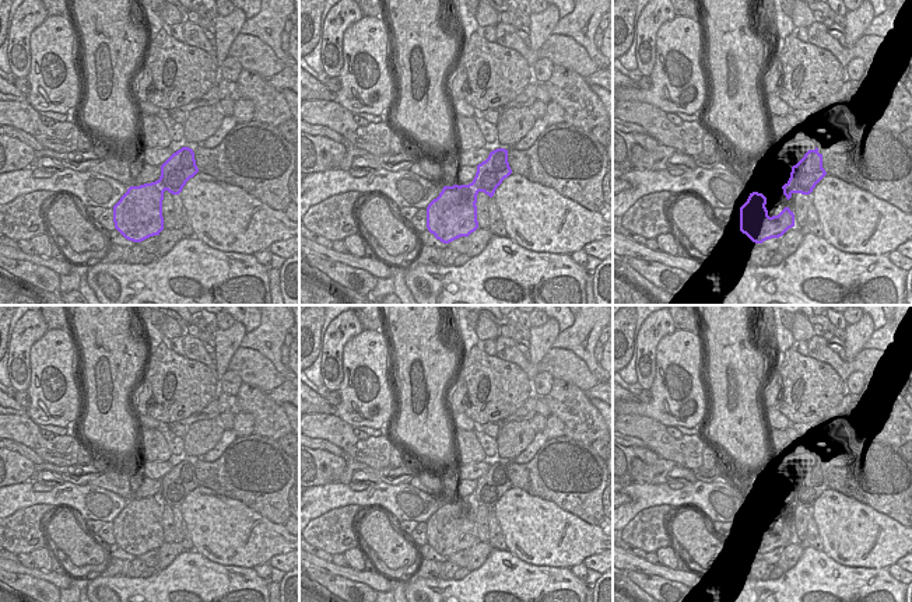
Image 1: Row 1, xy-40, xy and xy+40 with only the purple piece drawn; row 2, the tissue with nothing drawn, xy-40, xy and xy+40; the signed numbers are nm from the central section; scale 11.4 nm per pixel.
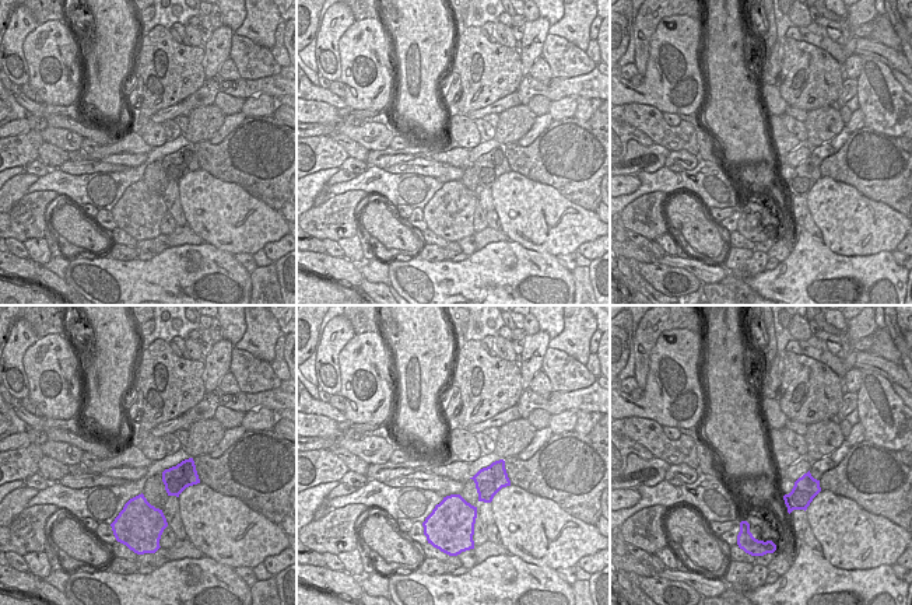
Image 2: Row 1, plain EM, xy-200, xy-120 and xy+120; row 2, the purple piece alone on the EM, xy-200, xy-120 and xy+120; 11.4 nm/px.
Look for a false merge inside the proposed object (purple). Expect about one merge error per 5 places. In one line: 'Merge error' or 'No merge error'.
Merge error

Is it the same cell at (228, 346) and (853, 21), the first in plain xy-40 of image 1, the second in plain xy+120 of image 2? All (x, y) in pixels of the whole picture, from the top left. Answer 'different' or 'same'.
same

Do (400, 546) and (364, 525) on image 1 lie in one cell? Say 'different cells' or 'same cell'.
same cell

